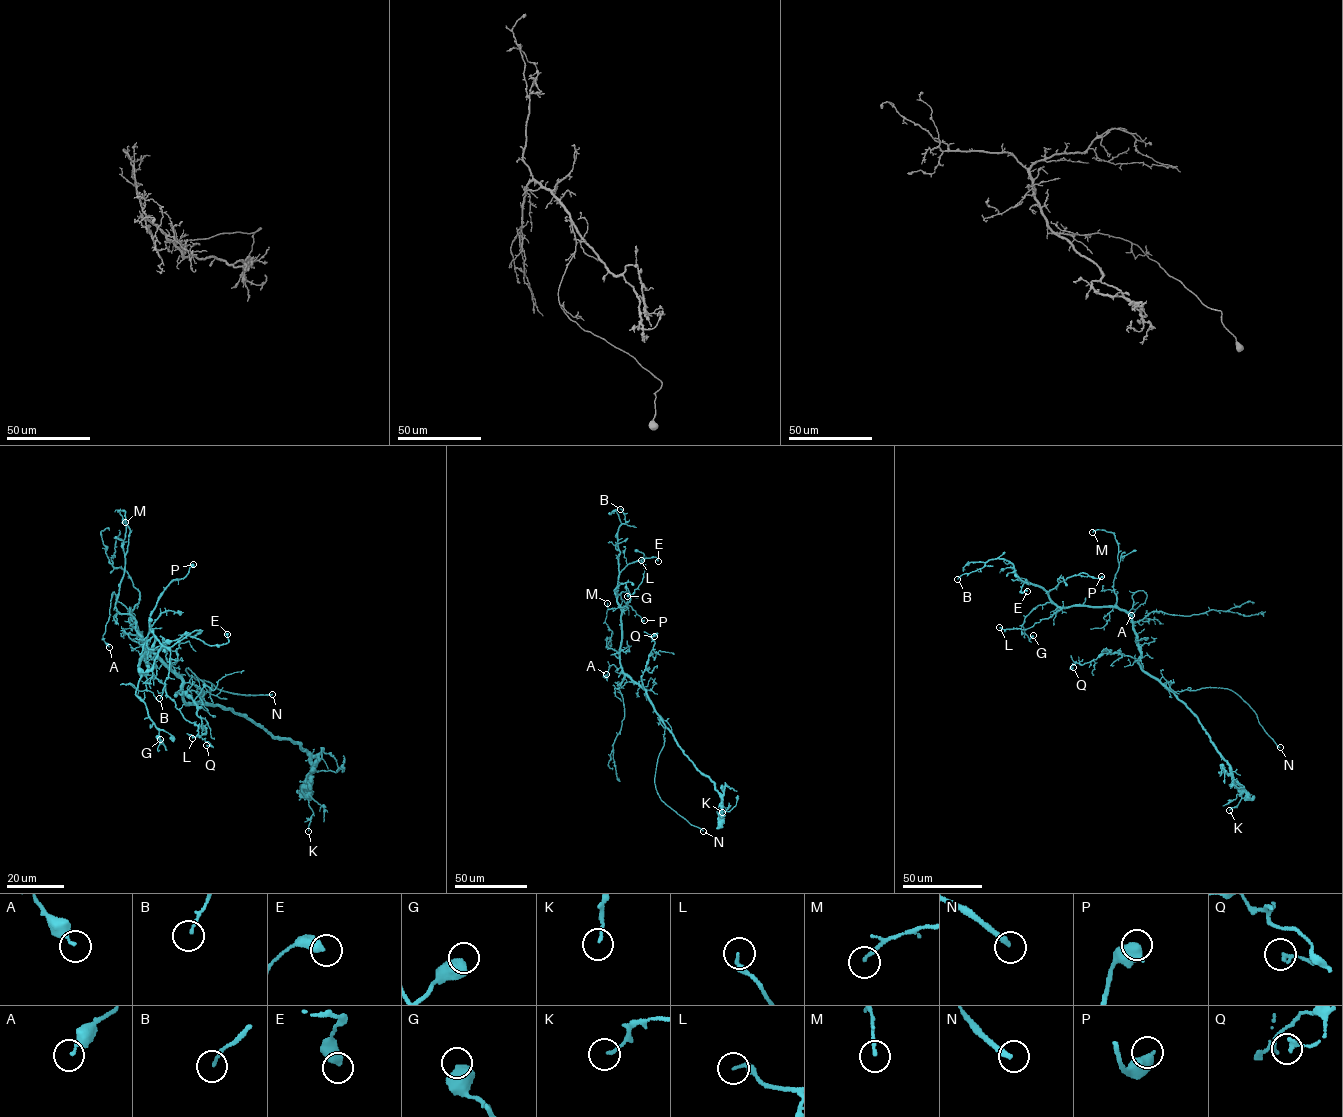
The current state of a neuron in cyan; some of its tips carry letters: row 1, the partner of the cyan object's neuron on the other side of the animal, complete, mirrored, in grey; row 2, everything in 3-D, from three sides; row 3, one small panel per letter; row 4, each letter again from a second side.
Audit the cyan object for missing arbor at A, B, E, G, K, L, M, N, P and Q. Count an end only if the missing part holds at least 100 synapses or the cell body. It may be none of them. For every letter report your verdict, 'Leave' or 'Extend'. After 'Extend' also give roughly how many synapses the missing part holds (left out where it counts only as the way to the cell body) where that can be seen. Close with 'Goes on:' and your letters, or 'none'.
A: Leave
B: Leave
E: Leave
G: Leave
K: Leave
L: Leave
M: Leave
N: Extend
P: Leave
Q: Leave
Goes on: N

